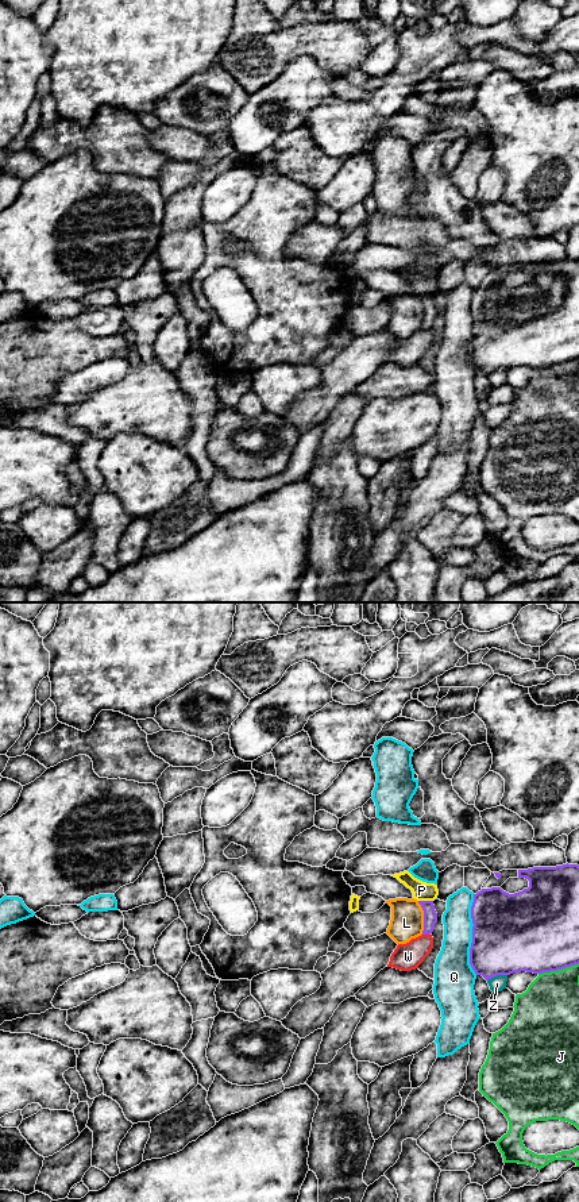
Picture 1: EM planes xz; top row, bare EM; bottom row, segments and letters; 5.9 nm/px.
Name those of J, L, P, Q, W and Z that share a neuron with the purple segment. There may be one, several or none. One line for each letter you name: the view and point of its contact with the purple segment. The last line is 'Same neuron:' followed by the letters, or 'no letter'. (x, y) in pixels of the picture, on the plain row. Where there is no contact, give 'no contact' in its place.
Same neuron: no letter

